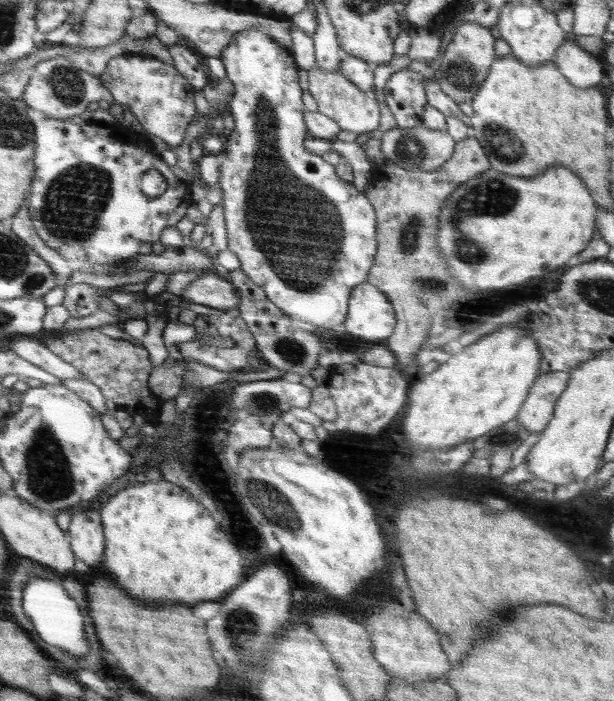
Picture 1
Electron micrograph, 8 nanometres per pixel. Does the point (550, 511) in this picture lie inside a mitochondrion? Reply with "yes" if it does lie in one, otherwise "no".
no

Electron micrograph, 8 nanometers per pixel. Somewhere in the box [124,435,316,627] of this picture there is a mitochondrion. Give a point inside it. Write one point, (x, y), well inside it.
(265, 500)

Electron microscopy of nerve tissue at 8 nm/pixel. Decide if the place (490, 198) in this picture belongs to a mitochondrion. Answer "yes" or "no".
yes

